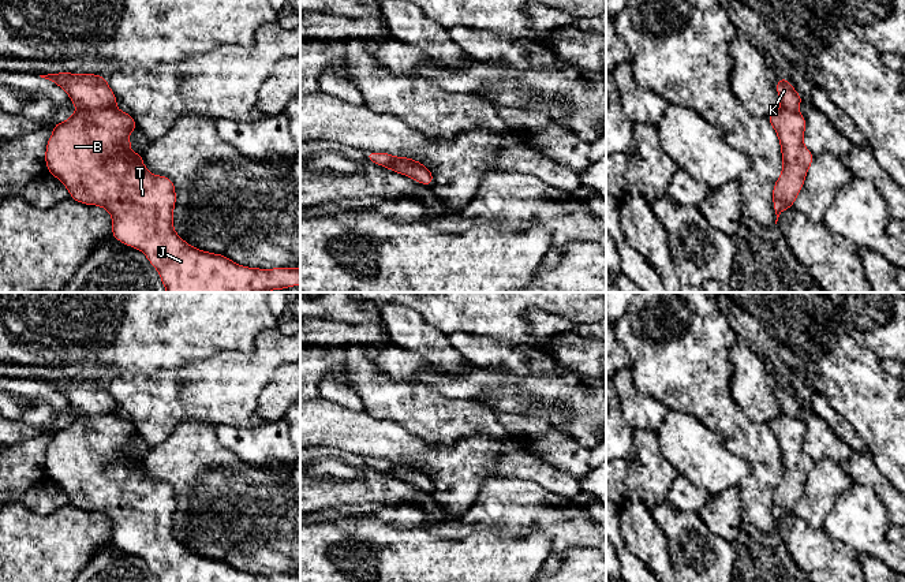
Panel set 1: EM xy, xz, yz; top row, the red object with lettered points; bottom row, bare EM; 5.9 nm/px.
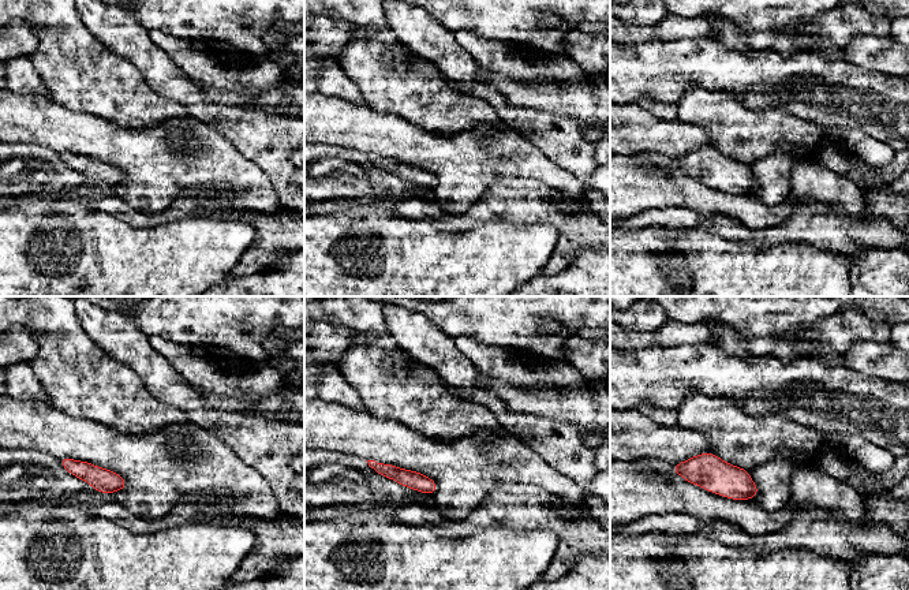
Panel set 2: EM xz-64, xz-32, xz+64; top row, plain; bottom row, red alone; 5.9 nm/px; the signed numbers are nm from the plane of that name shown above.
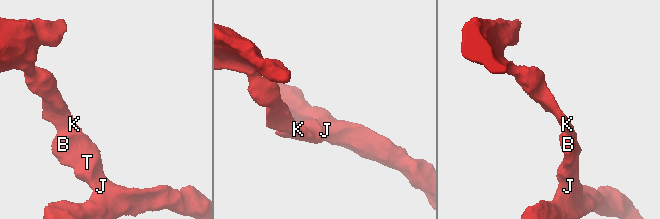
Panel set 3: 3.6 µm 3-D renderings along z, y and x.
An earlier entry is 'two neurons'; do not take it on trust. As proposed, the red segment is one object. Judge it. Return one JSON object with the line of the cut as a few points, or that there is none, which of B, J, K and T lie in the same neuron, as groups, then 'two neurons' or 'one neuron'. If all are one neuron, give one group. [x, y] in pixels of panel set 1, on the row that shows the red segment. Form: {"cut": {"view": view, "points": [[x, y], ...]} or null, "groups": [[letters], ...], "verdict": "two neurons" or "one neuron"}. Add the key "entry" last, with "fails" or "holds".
{"cut": null, "groups": [["B", "J", "K", "T"]], "verdict": "one neuron", "entry": "fails"}

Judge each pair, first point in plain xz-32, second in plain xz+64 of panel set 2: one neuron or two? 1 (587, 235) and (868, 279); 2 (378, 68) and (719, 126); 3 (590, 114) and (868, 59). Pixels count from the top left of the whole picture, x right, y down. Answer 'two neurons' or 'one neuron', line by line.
1: two neurons
2: one neuron
3: two neurons

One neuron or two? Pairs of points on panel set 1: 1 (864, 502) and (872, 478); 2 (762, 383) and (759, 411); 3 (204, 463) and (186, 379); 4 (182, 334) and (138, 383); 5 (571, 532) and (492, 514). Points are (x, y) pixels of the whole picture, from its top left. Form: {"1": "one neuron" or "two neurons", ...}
{"1": "two neurons", "2": "one neuron", "3": "two neurons", "4": "two neurons", "5": "one neuron"}

